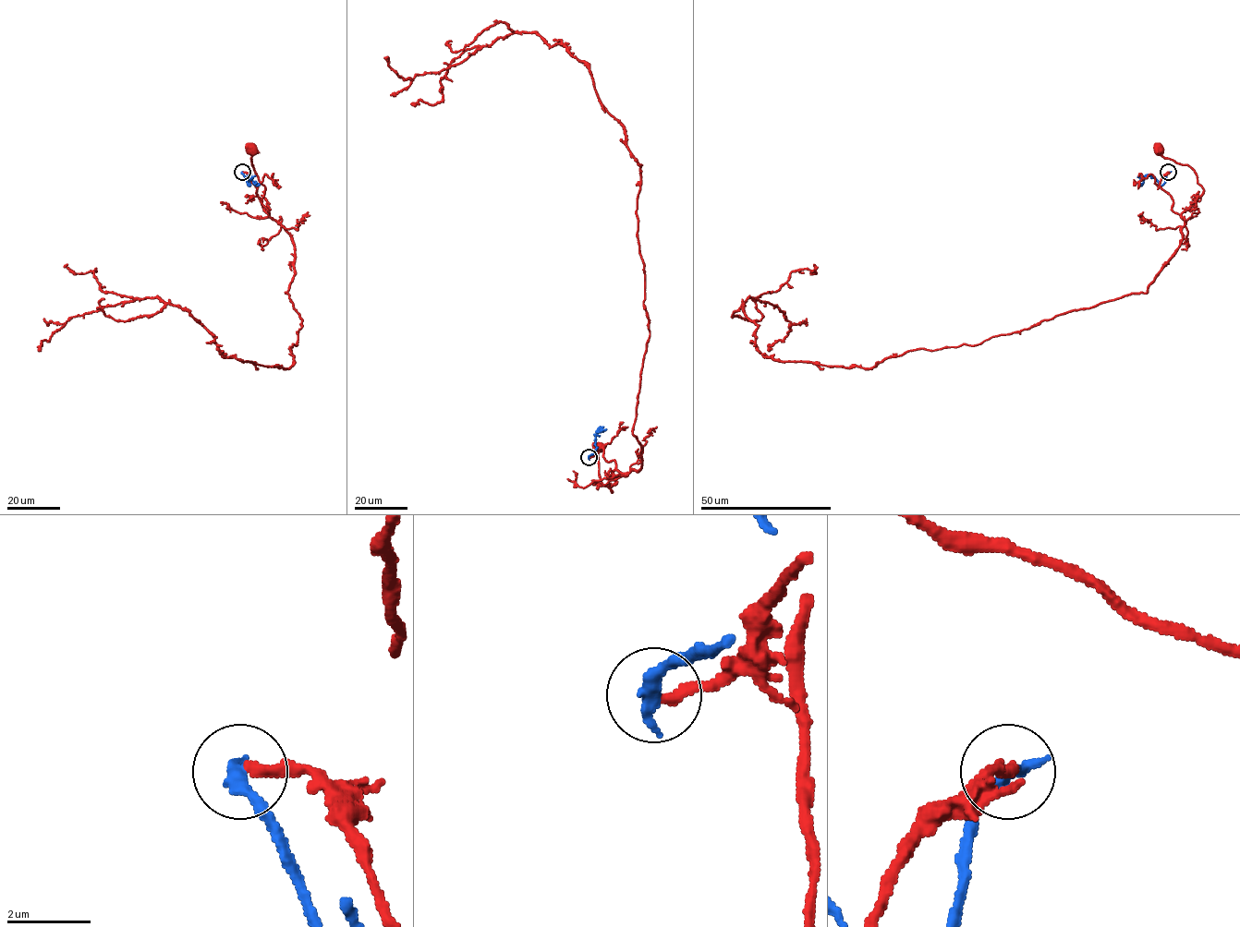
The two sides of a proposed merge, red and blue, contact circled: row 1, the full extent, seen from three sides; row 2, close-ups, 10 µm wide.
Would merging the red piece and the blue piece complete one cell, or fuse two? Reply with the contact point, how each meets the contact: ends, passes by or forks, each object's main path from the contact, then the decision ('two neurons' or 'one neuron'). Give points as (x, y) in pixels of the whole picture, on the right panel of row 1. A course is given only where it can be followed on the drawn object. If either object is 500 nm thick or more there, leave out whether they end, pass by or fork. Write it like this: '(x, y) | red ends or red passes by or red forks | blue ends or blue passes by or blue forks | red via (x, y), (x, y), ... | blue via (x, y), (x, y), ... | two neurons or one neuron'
(1168, 172) | red ends | blue ends | red via (1168, 172), (1160, 186), (1173, 199), (1173, 210), (1182, 214), (1204, 189), (1194, 171), (1165, 158), (1160, 150) | blue via (1168, 172), (1161, 186), (1147, 174), (1140, 185) | two neurons

